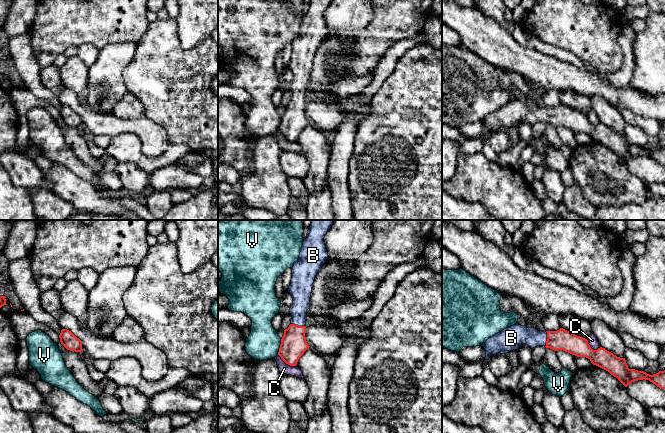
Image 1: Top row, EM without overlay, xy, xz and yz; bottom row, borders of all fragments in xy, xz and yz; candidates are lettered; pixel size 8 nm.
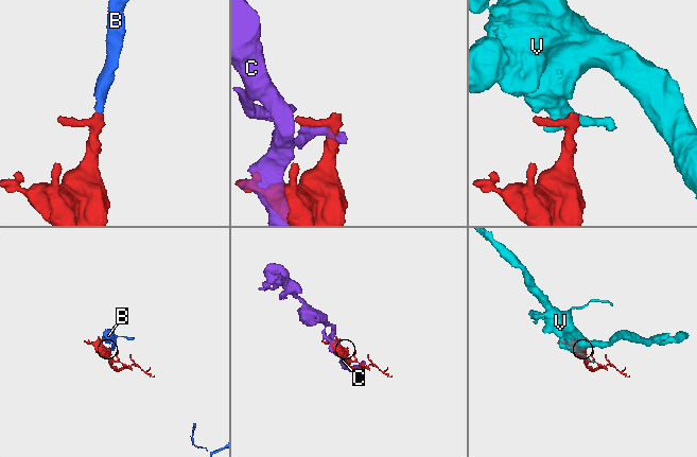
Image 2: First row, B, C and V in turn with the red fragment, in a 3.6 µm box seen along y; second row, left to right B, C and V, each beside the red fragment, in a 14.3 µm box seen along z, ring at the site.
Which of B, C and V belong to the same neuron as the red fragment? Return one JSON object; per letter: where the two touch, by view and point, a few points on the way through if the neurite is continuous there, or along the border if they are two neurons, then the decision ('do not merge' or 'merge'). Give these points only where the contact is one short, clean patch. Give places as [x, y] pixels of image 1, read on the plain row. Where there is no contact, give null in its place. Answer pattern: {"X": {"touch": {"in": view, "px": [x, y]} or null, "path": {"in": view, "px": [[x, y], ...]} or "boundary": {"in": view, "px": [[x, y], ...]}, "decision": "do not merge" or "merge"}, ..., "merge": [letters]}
{"B": {"touch": {"in": "yz", "px": [547, 115]}, "path": {"in": "yz", "px": [[561, 115], [547, 115], [517, 111]]}, "decision": "merge"}, "C": {"touch": {"in": "xz", "px": [287, 139]}, "decision": "do not merge"}, "V": {"touch": {"in": "xz", "px": [280, 123]}, "boundary": {"in": "xz", "px": [[281, 115], [277, 130]]}, "decision": "do not merge"}, "merge": ["B"]}

